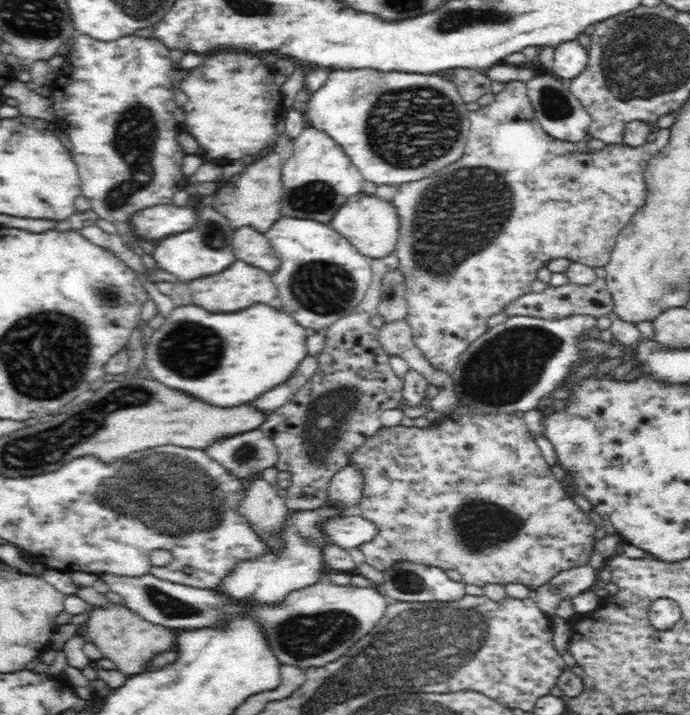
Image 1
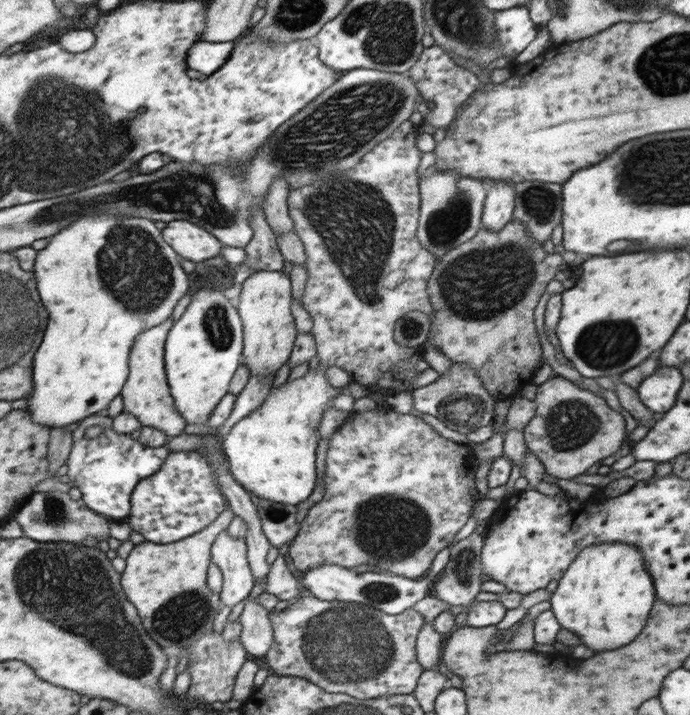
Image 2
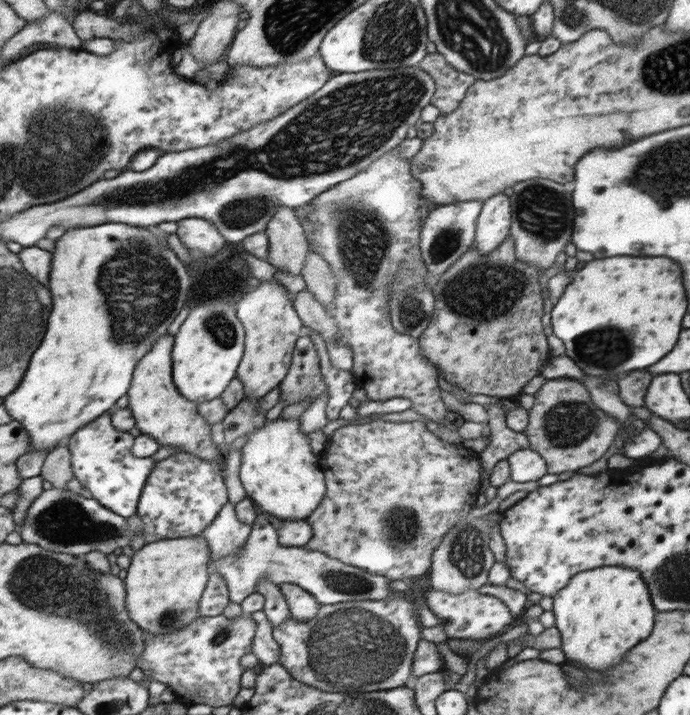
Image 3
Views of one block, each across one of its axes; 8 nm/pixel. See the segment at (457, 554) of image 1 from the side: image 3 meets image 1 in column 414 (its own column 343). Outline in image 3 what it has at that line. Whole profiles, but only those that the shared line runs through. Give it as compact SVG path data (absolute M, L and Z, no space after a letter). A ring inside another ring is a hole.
M375 419L368 424L352 424L352 426L340 427L328 439L330 444L326 448L324 467L326 467L326 481L330 486L330 496L326 494L324 502L316 508L312 515L306 518L305 521L312 527L313 533L312 538L303 547L310 550L319 550L350 566L385 576L390 581L402 578L412 579L428 572L430 558L433 558L433 552L437 550L440 542L442 542L444 534L448 534L451 528L457 526L466 514L472 510L472 506L475 506L474 502L478 498L478 482L480 482L481 458L478 458L479 454L472 449L468 450L462 444L453 444L440 439L422 421L384 422L384 420Z

